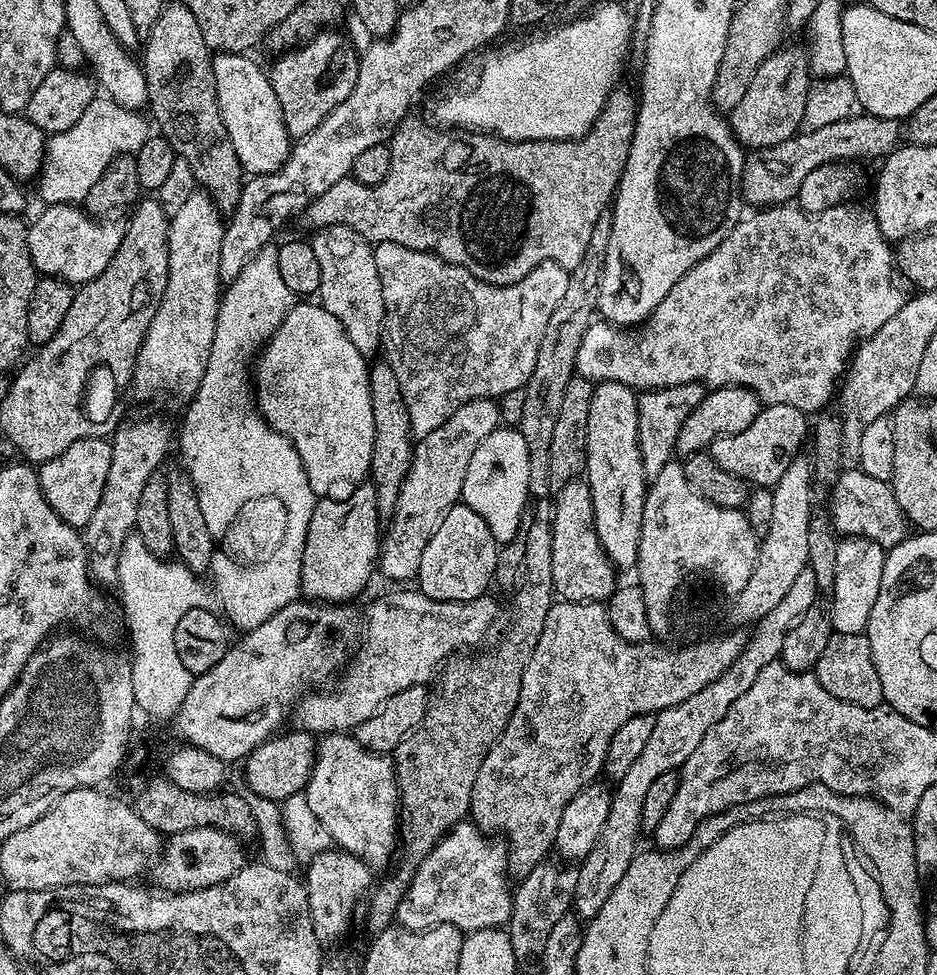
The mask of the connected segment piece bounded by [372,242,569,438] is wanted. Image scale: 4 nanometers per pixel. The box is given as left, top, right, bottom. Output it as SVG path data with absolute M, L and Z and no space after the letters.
M382 242L373 247L374 266L378 266L378 282L382 282L382 302L384 303L384 335L382 337L382 352L386 357L386 363L394 370L394 375L398 378L398 383L402 386L402 398L406 398L406 410L410 414L410 426L412 427L413 437L419 438L430 434L434 430L438 430L438 426L442 426L442 422L446 422L446 418L450 418L450 414L454 414L454 410L458 410L458 406L466 406L466 402L471 400L490 400L493 398L502 398L511 392L518 392L523 389L524 385L528 383L530 374L534 374L534 364L537 361L538 346L541 345L542 336L546 331L546 326L549 324L550 314L558 307L558 302L562 301L565 296L567 280L569 276L569 269L558 266L552 260L547 260L539 264L534 270L523 273L519 278L513 279L511 284L487 284L478 278L474 278L474 274L470 274L470 270L466 270L457 264L446 262L441 256L436 256L432 252L423 252L422 250L410 250L410 246L398 246L398 242Z

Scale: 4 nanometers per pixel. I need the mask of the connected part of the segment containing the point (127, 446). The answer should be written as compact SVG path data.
M140 416L137 420L125 419L110 437L110 471L102 498L90 522L82 529L84 545L88 551L88 571L95 583L115 585L118 560L128 537L133 535L138 518L138 501L142 489L151 476L161 471L160 463L168 456L168 447L174 444L174 428L160 416Z

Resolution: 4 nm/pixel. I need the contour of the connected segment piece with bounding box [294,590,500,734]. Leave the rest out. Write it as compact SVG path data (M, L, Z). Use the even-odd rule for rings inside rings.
M412 590L392 592L370 601L368 609L365 607L362 612L360 646L332 686L336 688L305 695L294 709L295 727L313 734L351 733L394 694L402 694L410 686L427 685L445 662L465 650L479 649L499 612L492 594L465 602L426 598L426 594Z

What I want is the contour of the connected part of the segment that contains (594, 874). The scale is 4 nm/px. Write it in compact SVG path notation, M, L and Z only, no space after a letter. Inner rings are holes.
M809 566L802 570L802 574L798 574L798 578L790 585L789 592L782 597L782 602L778 602L778 606L774 606L774 610L770 610L770 614L762 617L751 629L752 636L750 632L745 639L742 654L738 654L730 670L710 682L710 686L698 690L698 694L686 698L686 702L678 702L678 706L663 708L655 713L654 731L650 733L650 739L646 741L640 757L634 758L634 766L626 770L626 778L615 781L606 826L602 826L602 834L598 834L594 850L590 850L588 857L579 865L578 886L574 890L572 906L581 921L593 920L598 910L602 910L606 898L610 898L614 886L618 886L622 874L626 874L630 862L635 858L638 851L636 843L642 837L642 805L650 785L662 774L677 771L683 766L686 758L694 754L698 742L706 738L706 730L726 718L726 710L730 710L730 706L734 706L734 702L738 702L738 698L742 698L750 686L754 686L762 669L770 666L770 662L780 660L780 647L782 642L786 642L786 634L801 616L814 607L817 603L816 596L818 597L816 572Z

